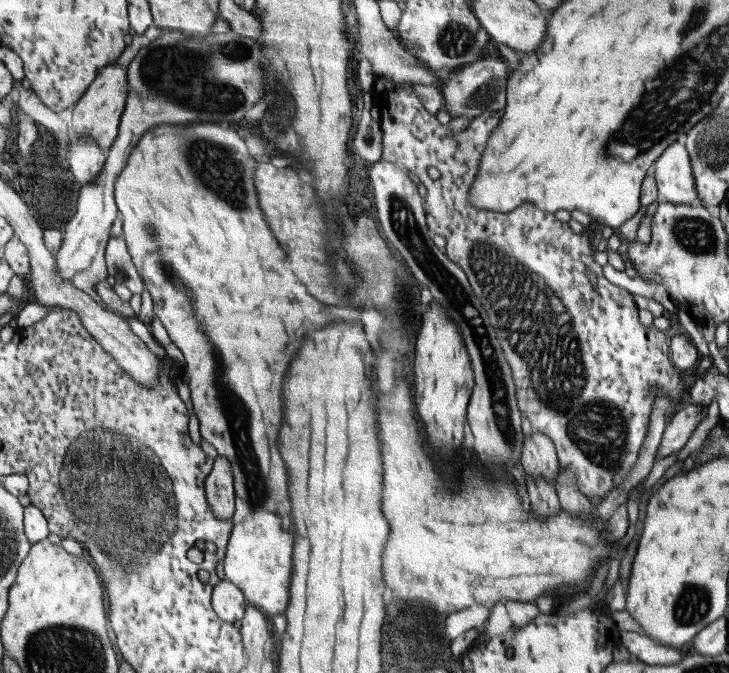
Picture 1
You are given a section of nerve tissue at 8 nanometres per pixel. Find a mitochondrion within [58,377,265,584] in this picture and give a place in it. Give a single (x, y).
(218, 492)

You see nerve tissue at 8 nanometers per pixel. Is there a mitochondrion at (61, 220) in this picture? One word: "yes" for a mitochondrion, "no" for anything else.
no

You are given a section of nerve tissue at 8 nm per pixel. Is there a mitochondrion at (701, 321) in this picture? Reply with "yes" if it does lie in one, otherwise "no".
no

